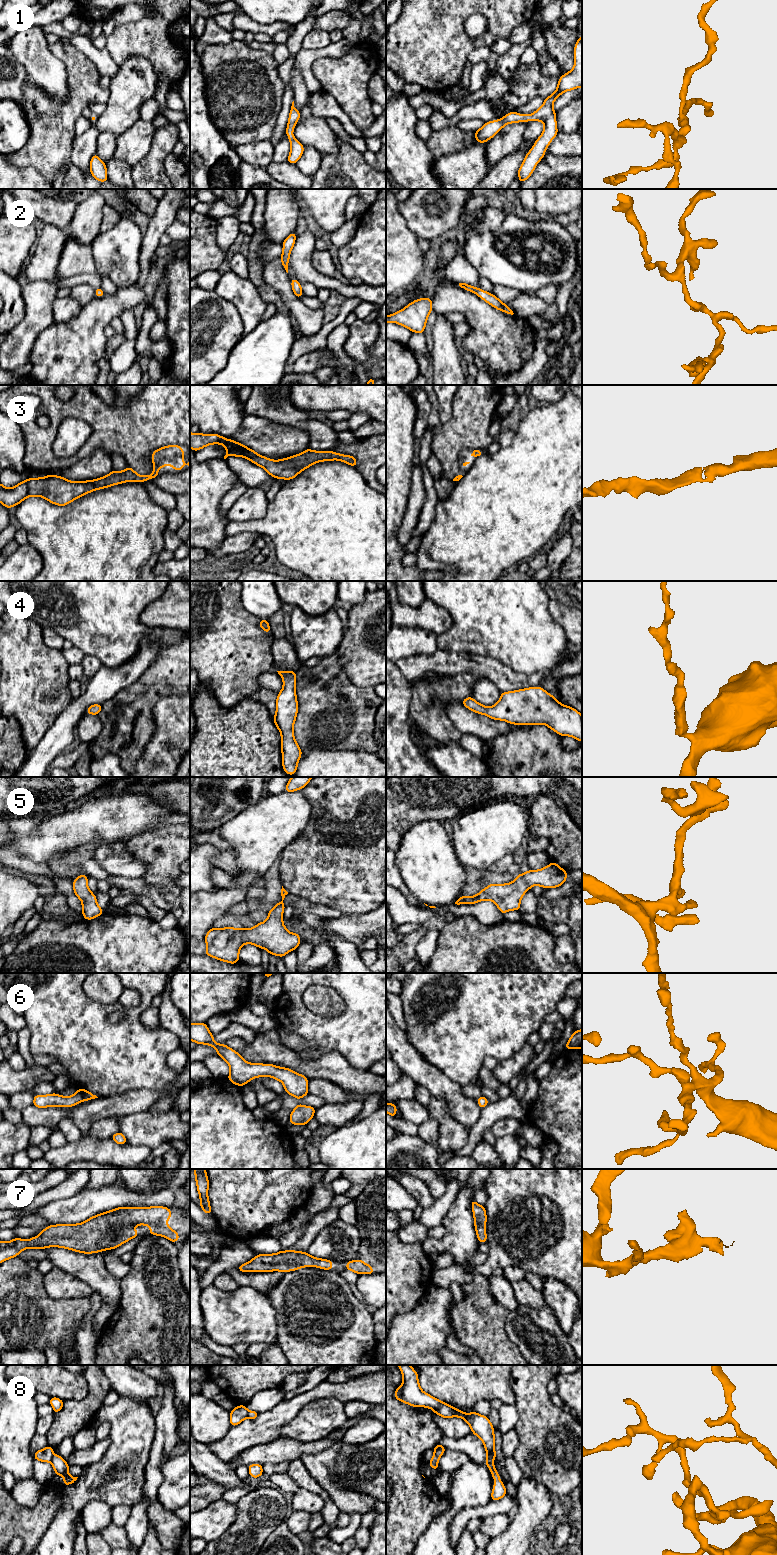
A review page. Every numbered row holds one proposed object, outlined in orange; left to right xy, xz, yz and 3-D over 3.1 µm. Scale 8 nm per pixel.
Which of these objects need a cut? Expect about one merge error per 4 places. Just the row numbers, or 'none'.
8

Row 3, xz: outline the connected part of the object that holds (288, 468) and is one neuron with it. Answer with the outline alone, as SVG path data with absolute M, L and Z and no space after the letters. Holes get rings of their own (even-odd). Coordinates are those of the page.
M190 432L190 448L195 452L211 444L221 444L226 447L227 452L224 459L228 456L244 457L264 468L269 475L277 479L293 479L304 469L321 461L339 460L351 466L357 466L356 458L353 456L345 456L333 451L313 451L309 448L303 453L288 458L271 460L236 441L225 439L218 434L193 434Z

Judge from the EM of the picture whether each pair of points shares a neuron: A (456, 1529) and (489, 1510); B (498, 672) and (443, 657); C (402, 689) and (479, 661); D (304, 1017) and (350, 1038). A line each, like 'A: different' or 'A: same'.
A: same
B: same
C: different
D: same

